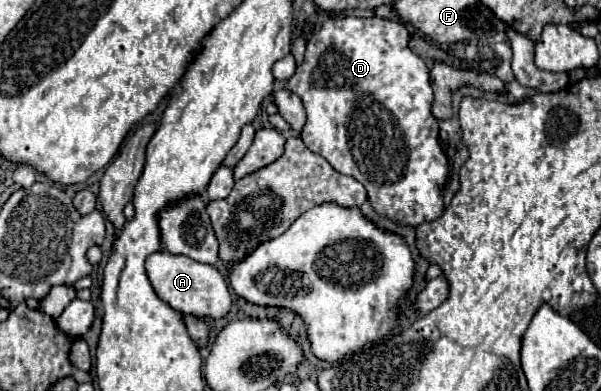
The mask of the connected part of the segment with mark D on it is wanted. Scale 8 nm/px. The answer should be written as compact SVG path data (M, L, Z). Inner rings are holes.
M338 17L338 19L328 19L324 21L322 29L318 33L314 33L308 43L306 43L306 53L304 53L304 63L296 67L296 73L288 79L288 89L298 93L304 101L306 113L308 113L308 121L300 133L302 141L306 143L306 147L318 155L322 155L336 171L344 173L344 175L352 175L354 179L358 179L366 191L368 191L368 199L374 205L374 209L394 221L400 221L404 225L412 225L418 227L424 221L434 221L442 215L444 211L444 201L442 201L442 189L444 183L448 179L450 173L450 163L448 157L444 153L444 149L440 147L438 141L438 119L432 115L432 87L430 87L430 69L428 65L416 55L412 53L412 49L408 47L410 41L410 33L408 29L394 19L380 19L380 17Z

